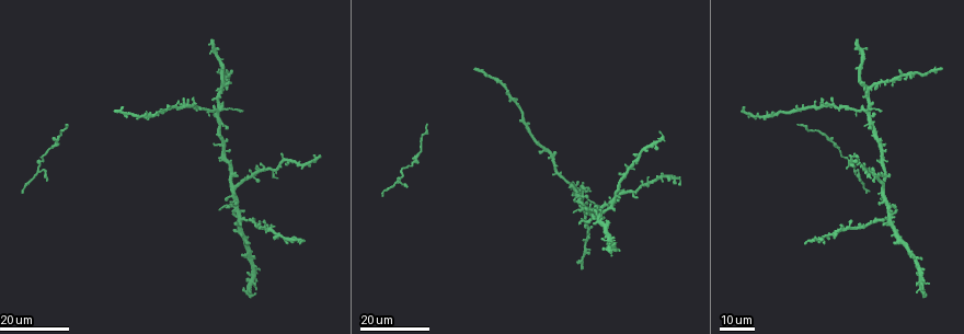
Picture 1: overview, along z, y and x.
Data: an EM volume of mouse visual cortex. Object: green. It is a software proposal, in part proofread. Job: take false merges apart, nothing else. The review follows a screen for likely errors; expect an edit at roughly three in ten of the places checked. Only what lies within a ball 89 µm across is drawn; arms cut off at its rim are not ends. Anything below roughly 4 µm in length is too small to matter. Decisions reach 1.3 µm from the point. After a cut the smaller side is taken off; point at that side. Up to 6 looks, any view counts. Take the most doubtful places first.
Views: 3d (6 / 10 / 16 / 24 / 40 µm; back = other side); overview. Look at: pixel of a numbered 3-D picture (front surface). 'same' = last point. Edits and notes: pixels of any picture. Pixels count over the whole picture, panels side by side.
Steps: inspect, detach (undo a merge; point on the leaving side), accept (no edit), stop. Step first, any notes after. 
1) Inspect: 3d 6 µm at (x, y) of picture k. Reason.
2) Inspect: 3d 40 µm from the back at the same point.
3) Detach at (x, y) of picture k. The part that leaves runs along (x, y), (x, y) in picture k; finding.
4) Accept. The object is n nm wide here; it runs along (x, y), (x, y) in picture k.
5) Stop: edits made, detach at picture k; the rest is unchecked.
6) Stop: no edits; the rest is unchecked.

Inspect: 3d 24 µm at (221, 107) of picture 1.

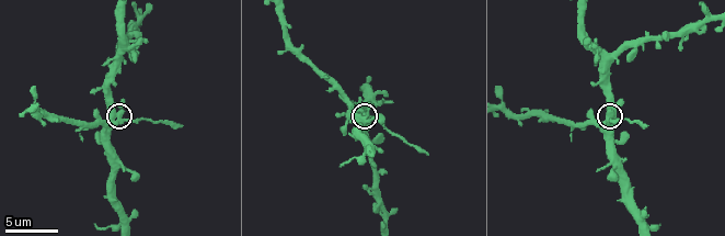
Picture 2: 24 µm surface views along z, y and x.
Inspect: 3d 10 µm at (122, 115) of picture 2.

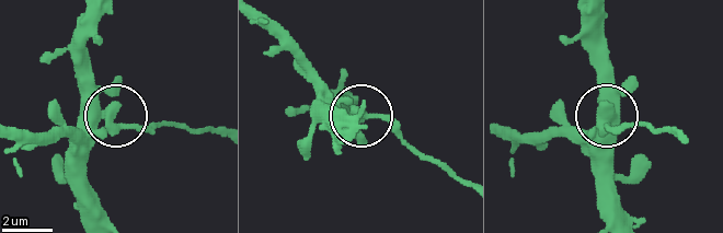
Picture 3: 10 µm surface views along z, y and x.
Detach at (147, 130) of picture 3. The side arm is 7 µm long; the part that leaves runs along (113, 128), (173, 121), (217, 128) in picture 3; two neurons meet here.

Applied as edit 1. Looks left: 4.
Inspect: 3d 24 µm at (233, 207) of picture 1. Arms part here.

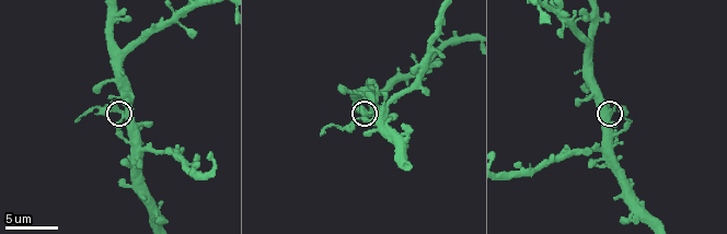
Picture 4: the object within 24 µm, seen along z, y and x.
Inspect: 3d 10 µm at (124, 113) of picture 4. Closer look.

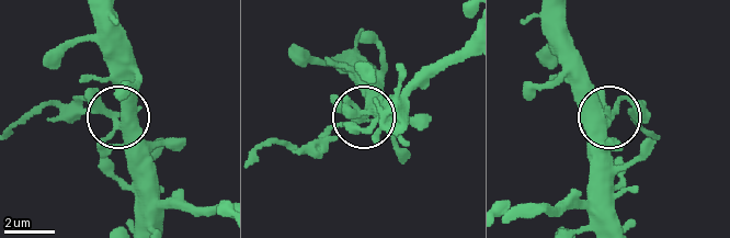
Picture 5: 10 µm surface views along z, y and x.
Detach at (79, 103) of picture 5. The object is 290 nm wide here; the part that leaves runs along (113, 114), (45, 102), (14, 121) in picture 5; a second neuron is stuck on.

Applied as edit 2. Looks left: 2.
Stop: edits made, detach at picture 3, detach at picture 5; the rest is unchecked.

